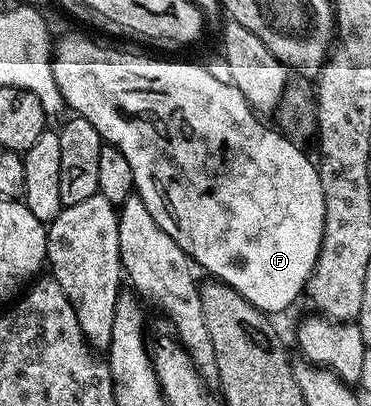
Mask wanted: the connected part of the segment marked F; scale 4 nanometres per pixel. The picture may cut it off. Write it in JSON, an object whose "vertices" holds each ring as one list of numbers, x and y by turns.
{"vertices":[[63,36,58,37,53,48,53,78,63,95,66,107,76,116,83,116,97,130,97,134,106,143,117,146,121,154,129,161,129,166,133,170,133,182,135,192,143,201,145,206,149,206,149,214,157,218,157,226,185,250,192,262,200,269,203,268,208,273,208,277,217,279,222,284,233,286,241,298,245,298,257,310,268,314,283,312,295,299,304,295,307,279,315,271,317,254,321,250,321,238,323,237,323,227,325,226,325,194,321,194,321,178,316,161,311,160,298,148,296,141,290,135,276,130,274,127,266,128,258,120,256,109,251,107,251,103,243,97,241,90,237,90,234,84,217,82,213,74,202,63,182,64,179,60,154,60,151,56,134,56,131,52,118,52,115,48,106,48,103,44,98,44,95,40,90,40,87,36]]}

